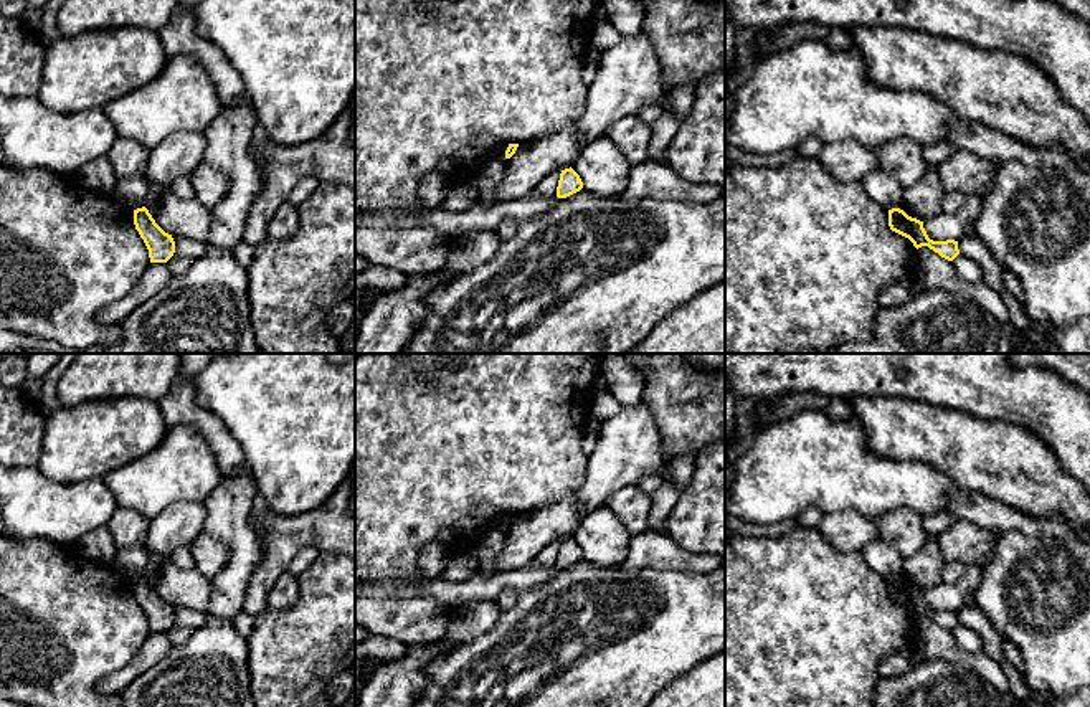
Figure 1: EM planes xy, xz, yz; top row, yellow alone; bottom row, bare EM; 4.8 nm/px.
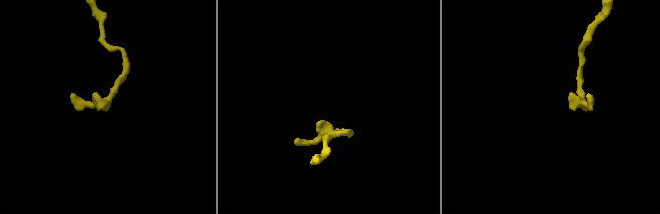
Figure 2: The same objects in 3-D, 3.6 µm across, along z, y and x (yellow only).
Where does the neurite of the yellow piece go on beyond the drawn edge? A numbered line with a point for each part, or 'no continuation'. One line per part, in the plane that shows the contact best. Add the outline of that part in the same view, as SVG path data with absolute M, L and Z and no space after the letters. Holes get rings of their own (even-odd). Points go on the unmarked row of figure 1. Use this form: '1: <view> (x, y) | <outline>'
no continuation

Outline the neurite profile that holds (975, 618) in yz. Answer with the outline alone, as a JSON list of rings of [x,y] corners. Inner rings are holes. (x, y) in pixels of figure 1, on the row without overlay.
[[[963,606],[958,610],[960,624],[974,629],[983,638],[983,652],[994,659],[1004,671],[1011,694],[1021,700],[1034,700],[1027,686],[1026,676],[1022,676],[1004,656],[1001,646],[1001,636],[989,623],[988,616],[978,606]]]

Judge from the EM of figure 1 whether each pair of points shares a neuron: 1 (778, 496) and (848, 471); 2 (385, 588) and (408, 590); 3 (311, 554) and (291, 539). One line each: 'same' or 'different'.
1: same
2: same
3: different

